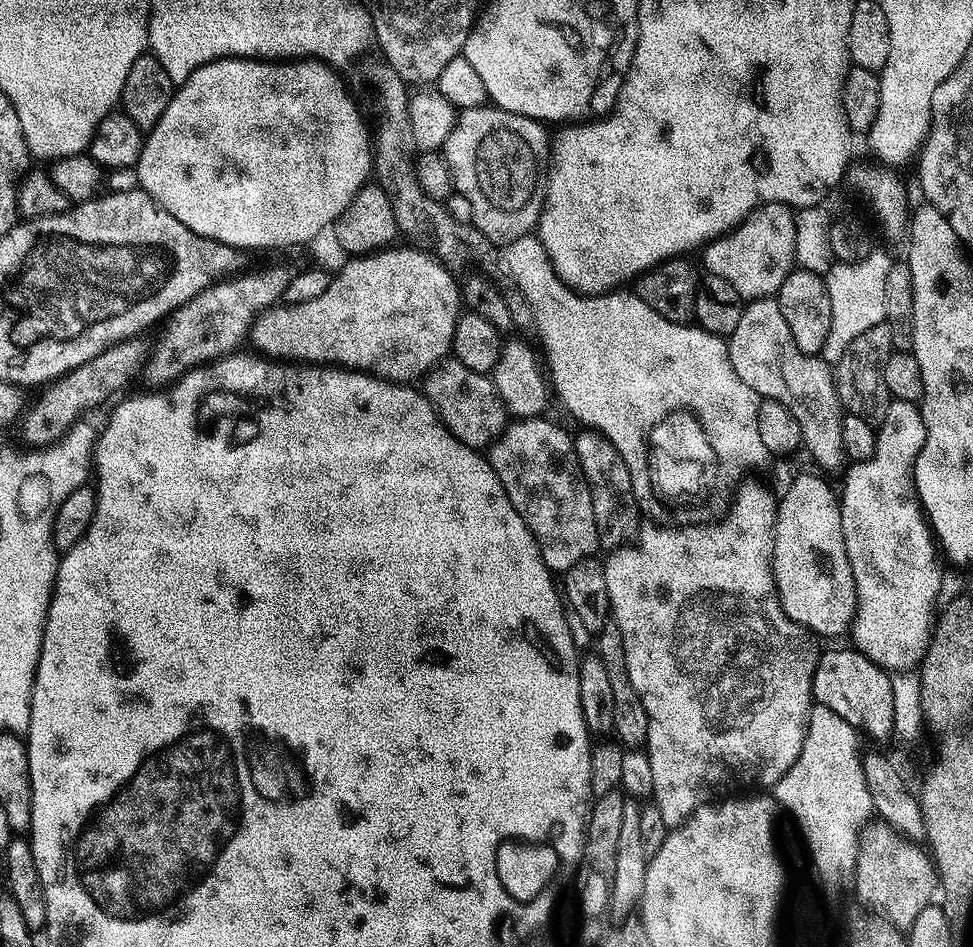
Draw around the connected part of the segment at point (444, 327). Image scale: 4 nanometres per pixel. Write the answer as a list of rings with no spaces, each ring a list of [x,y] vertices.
[[[389,246],[375,254],[355,257],[351,262],[348,262],[352,264],[345,266],[344,272],[340,272],[334,278],[329,279],[326,291],[310,302],[276,306],[257,316],[254,325],[255,351],[260,354],[271,354],[273,357],[281,358],[286,362],[342,362],[343,367],[349,370],[367,370],[373,376],[391,378],[396,382],[412,382],[415,376],[417,378],[427,376],[450,352],[450,345],[454,338],[454,330],[458,319],[458,311],[456,312],[456,304],[458,308],[458,280],[457,277],[451,276],[452,272],[435,255],[423,256],[419,252],[421,249],[416,246],[410,246],[412,248],[396,247]]]

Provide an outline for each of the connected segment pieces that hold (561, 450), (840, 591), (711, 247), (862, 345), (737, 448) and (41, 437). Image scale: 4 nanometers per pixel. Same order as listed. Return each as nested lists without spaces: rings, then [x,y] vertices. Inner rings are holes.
[[[520,418],[509,423],[503,435],[487,449],[486,455],[494,474],[502,482],[514,510],[540,543],[540,553],[553,574],[569,572],[578,562],[595,557],[600,548],[598,526],[594,522],[594,502],[590,502],[588,479],[580,469],[576,442],[568,428],[559,428],[543,418]]]
[[[804,472],[801,476],[794,477],[789,482],[784,497],[779,497],[776,505],[772,573],[776,579],[776,596],[780,609],[795,624],[801,624],[817,637],[840,636],[843,632],[845,635],[851,629],[852,619],[856,617],[856,587],[842,534],[840,498],[837,489],[832,489],[822,477]]]
[[[761,204],[740,224],[725,232],[725,236],[724,233],[717,235],[715,240],[703,245],[705,273],[730,282],[745,301],[775,297],[782,282],[794,270],[796,217],[793,209],[787,204]]]
[[[887,322],[870,326],[866,334],[858,334],[858,338],[854,338],[850,346],[846,346],[842,358],[834,366],[834,379],[841,409],[847,415],[862,418],[873,426],[879,425],[890,403],[884,371],[893,351],[892,331]]]
[[[529,234],[523,236],[514,242],[503,245],[499,251],[499,267],[502,269],[502,272],[504,270],[505,274],[512,279],[510,280],[511,283],[522,292],[523,297],[526,298],[526,302],[530,304],[530,309],[533,311],[534,332],[540,335],[538,344],[546,357],[546,368],[550,373],[551,387],[554,389],[555,395],[556,392],[560,395],[561,401],[559,400],[559,403],[573,421],[578,422],[578,420],[581,420],[588,427],[585,429],[595,430],[619,454],[619,458],[626,464],[630,474],[631,488],[634,490],[635,500],[640,508],[641,515],[647,519],[648,517],[652,518],[653,520],[651,521],[660,522],[662,521],[661,504],[665,504],[668,500],[680,500],[680,505],[684,507],[680,512],[681,521],[691,522],[696,526],[704,526],[709,522],[719,521],[726,505],[729,503],[730,494],[735,493],[738,485],[747,477],[744,475],[747,474],[748,468],[756,468],[759,464],[764,464],[767,460],[770,460],[770,453],[766,450],[766,446],[762,446],[762,438],[758,435],[758,406],[762,398],[757,392],[750,390],[750,386],[746,386],[746,382],[742,382],[742,378],[738,378],[738,374],[734,374],[734,366],[730,366],[725,337],[715,336],[712,332],[707,332],[706,329],[693,326],[691,323],[675,324],[670,322],[666,318],[662,318],[662,314],[650,310],[650,306],[646,306],[646,302],[642,302],[642,298],[638,298],[628,290],[613,290],[605,292],[602,296],[581,296],[574,289],[567,288],[558,278],[550,258],[542,246],[539,235]],[[689,405],[692,406],[690,411],[698,414],[699,418],[699,422],[692,424],[692,428],[696,428],[696,440],[684,440],[684,428],[660,428],[656,425],[663,417],[668,416],[672,412],[684,411]],[[692,452],[700,452],[700,456],[704,456],[704,452],[708,452],[708,472],[720,472],[720,468],[725,470],[725,490],[723,492],[712,492],[712,496],[708,496],[708,504],[704,504],[704,496],[696,496],[696,492],[688,492],[688,488],[660,488],[660,492],[656,496],[650,483],[652,460],[660,460],[660,456],[664,456],[664,460],[668,460],[668,456],[676,456],[676,460],[684,460],[684,456],[692,456]],[[692,504],[700,504],[700,508],[696,508],[696,512],[687,512],[685,508],[692,508]]]
[[[144,338],[123,340],[90,358],[82,366],[70,370],[64,376],[58,377],[43,389],[44,392],[32,405],[23,409],[19,417],[20,436],[28,446],[49,446],[64,439],[74,425],[81,423],[91,408],[99,406],[103,400],[111,398],[115,392],[120,392],[136,375],[145,371],[150,357],[150,344]]]

